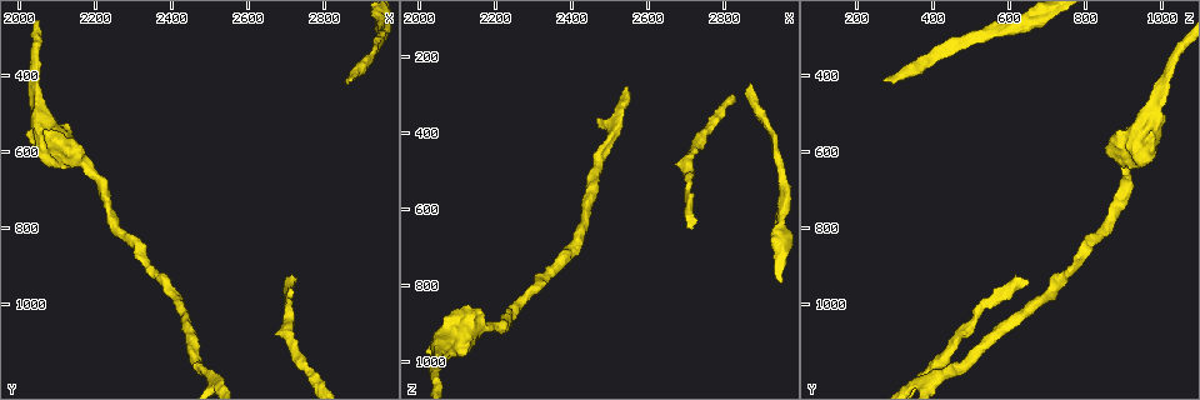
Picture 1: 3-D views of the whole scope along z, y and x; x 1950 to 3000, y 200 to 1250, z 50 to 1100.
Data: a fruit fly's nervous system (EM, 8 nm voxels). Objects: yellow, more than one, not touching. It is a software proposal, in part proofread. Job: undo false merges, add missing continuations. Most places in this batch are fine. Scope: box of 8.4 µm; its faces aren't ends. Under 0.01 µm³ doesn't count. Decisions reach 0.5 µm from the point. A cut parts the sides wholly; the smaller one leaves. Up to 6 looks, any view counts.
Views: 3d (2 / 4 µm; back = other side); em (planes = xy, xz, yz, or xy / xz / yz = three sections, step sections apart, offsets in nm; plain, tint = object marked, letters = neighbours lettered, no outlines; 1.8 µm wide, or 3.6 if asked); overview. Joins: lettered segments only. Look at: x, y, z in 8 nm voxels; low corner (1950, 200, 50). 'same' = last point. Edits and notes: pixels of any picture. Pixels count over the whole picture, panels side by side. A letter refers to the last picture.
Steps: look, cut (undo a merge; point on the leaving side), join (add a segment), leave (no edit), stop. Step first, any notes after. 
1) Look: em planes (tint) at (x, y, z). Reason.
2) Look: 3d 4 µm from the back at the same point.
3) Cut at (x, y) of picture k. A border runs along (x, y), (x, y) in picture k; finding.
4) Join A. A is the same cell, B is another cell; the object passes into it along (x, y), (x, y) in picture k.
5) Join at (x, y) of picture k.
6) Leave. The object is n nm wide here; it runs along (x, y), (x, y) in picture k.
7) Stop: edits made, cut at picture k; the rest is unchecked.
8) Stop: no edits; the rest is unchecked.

Look: 3d 4 µm from the back at (2870, 410, 275). Tapers out.

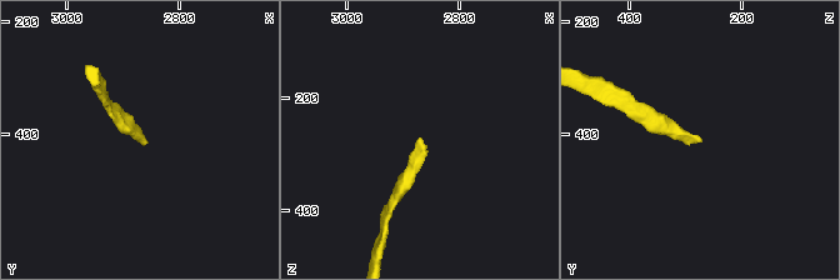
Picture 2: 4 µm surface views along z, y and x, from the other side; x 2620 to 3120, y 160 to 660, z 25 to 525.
Look: em planes (letters) at (2870, 415, 275).

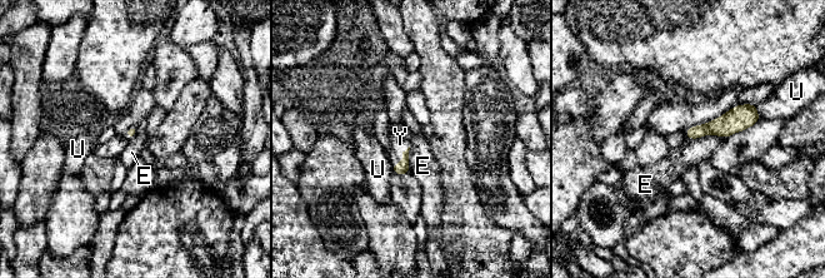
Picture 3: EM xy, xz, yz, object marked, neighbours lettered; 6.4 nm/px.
Join Y. The longest contact is with E, 240 nm; Y is the same cell, E and U are other cells; it goes on there.

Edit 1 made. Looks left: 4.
Look: 3d 2 µm at (2720, 945, 650). An open end.

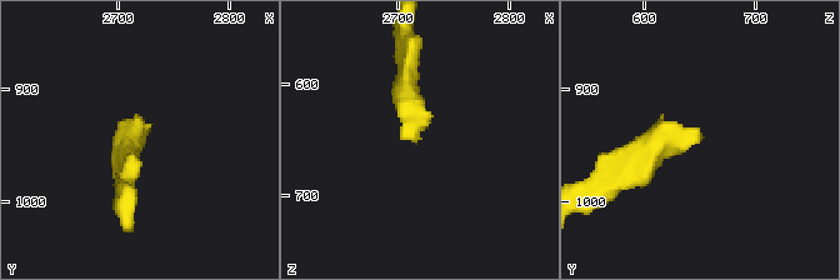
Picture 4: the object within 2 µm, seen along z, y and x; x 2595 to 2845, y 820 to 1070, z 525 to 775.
Look: em planes (tint) at (2718, 940, 654). Need the tissue.

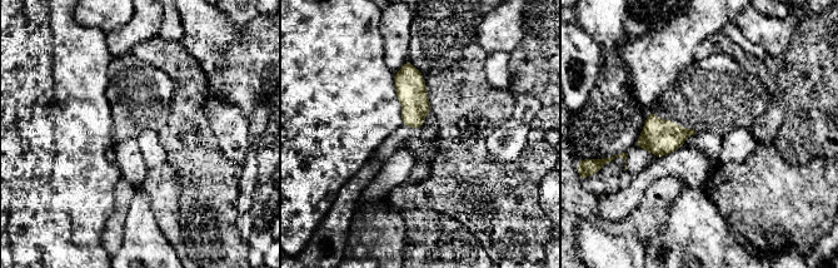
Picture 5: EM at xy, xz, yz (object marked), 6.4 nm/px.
Look: em planes (letters) at the same point.

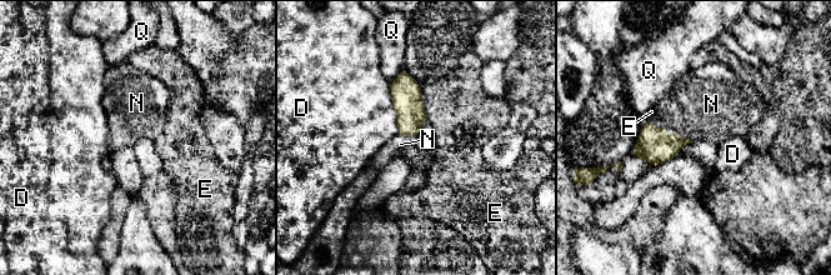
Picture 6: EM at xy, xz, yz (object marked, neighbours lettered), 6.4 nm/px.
Join N. The longest contact is with D, 340 nm; N is the same cell, D, E and Q are other cells; the object passes into it along (656, 145), (669, 131), (699, 106) in picture 6; the cell continues.

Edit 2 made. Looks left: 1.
Stop: edits made, join at picture 3, join at picture 6; the rest is unchecked.

